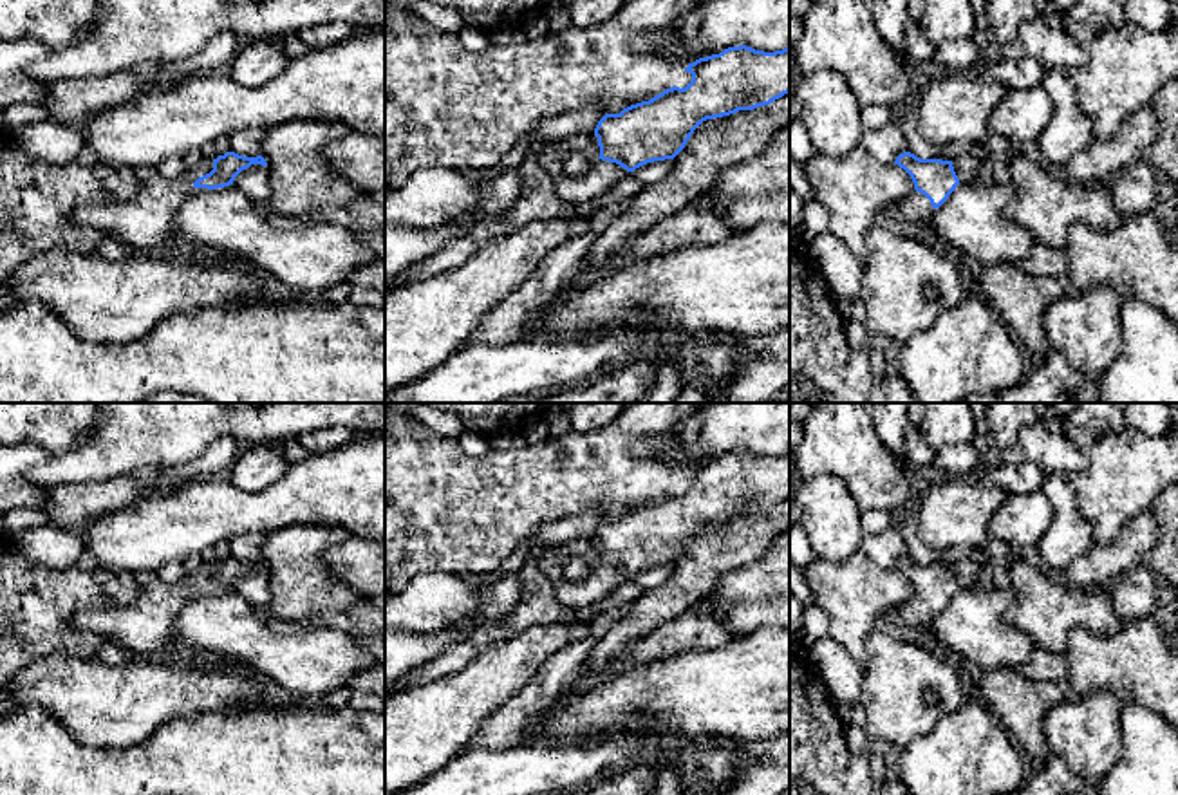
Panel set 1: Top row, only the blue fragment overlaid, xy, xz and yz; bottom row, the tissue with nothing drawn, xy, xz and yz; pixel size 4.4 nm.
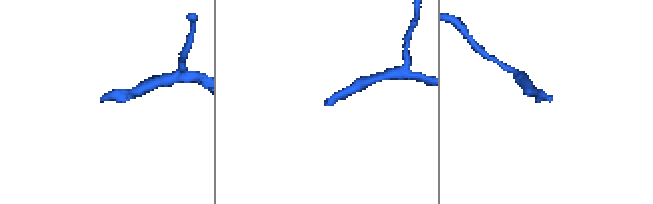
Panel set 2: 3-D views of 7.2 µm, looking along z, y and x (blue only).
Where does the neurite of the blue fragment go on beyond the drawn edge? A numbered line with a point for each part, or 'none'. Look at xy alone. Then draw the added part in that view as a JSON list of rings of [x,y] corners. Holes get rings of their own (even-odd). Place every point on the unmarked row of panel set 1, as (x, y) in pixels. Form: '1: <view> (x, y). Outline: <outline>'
1: xy (147, 626). Outline: [[[197,564],[181,584],[152,578],[139,585],[128,605],[81,605],[72,614],[72,627],[99,634],[134,658],[154,656],[173,645],[177,614],[193,594],[193,587],[211,575],[213,566]]]

